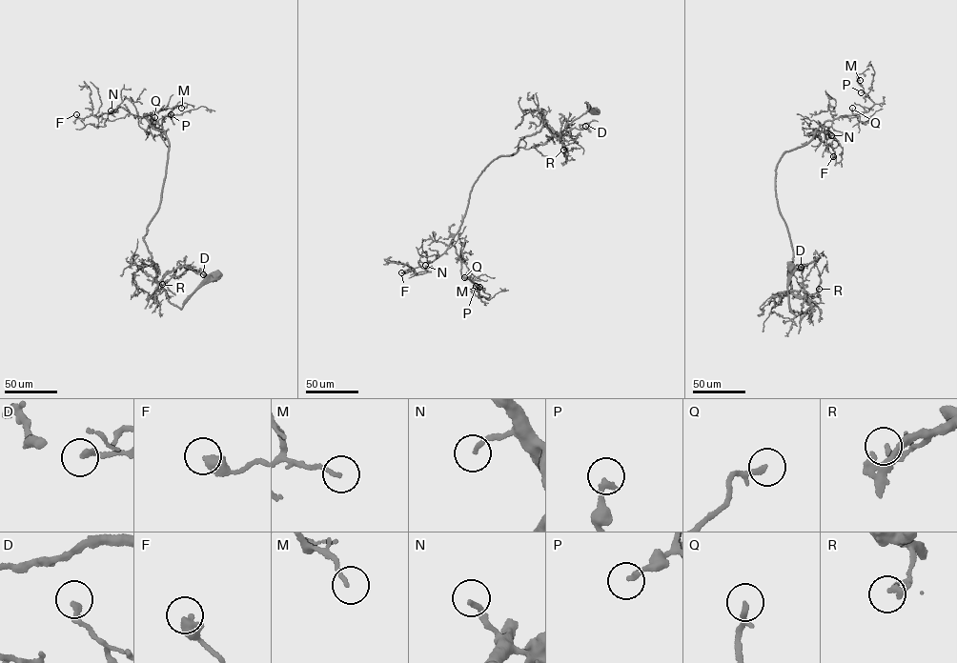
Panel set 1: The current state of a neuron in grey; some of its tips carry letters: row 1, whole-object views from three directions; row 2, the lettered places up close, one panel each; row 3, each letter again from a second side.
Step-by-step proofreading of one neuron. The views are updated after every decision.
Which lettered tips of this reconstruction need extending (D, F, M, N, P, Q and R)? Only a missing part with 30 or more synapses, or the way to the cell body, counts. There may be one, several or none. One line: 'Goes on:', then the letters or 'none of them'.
Goes on: none of them

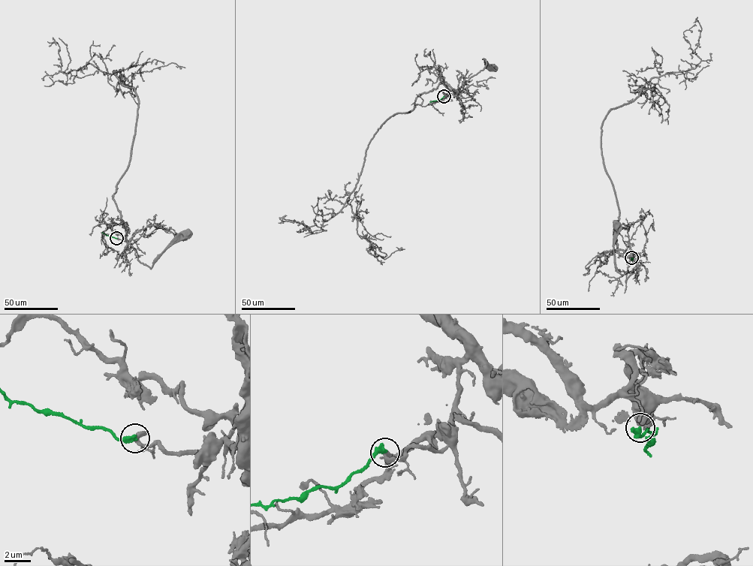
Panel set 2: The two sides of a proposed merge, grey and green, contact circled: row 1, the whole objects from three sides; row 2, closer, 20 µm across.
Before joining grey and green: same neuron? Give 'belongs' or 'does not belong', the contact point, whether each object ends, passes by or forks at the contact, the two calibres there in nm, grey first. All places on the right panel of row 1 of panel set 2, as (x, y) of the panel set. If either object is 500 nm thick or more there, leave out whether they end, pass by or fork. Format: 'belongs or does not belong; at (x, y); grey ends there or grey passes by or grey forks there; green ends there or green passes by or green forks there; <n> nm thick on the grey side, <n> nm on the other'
does not belong; at (631, 257); grey passes by; green ends there; 360 nm thick on the grey side, 400 nm on the other

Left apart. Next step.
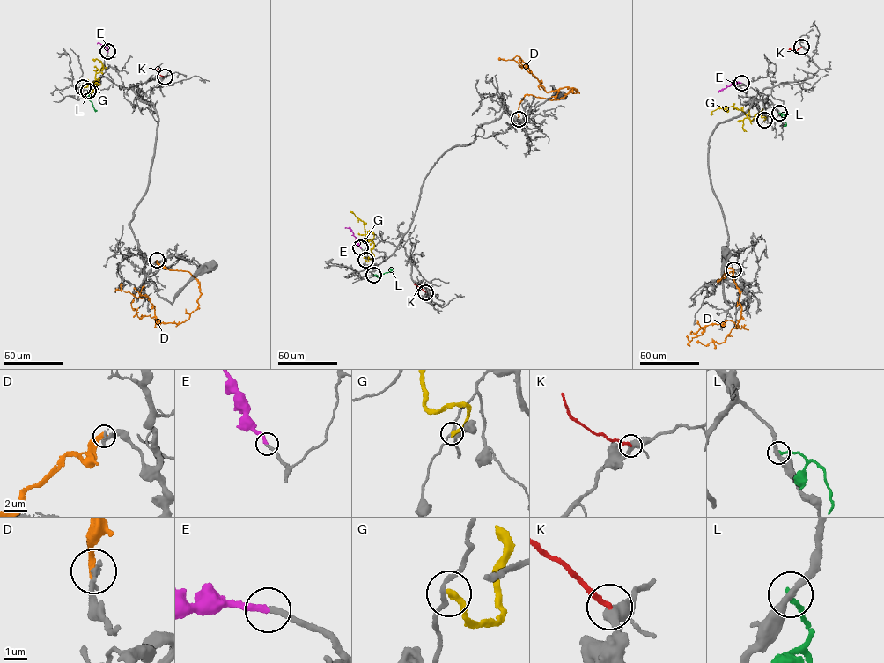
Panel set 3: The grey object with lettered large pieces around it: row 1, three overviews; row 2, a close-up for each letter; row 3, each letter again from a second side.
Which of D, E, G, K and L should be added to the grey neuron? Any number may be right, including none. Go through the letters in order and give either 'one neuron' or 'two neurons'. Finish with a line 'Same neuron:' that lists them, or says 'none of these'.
D: two neurons
E: one neuron
G: two neurons
K: one neuron
L: two neurons
Same neuron: E, K

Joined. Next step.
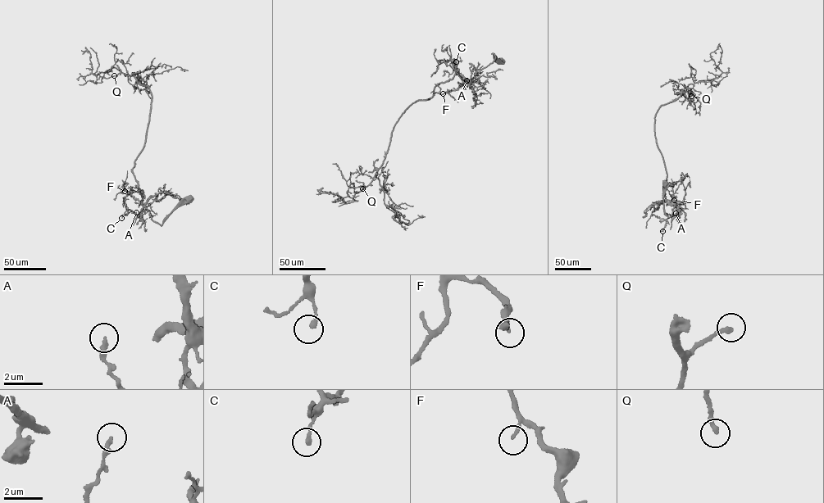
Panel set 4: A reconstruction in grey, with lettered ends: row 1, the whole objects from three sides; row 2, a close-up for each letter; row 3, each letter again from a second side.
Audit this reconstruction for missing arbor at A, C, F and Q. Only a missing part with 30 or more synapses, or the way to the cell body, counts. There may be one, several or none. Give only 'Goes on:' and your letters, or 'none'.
Goes on: Q

